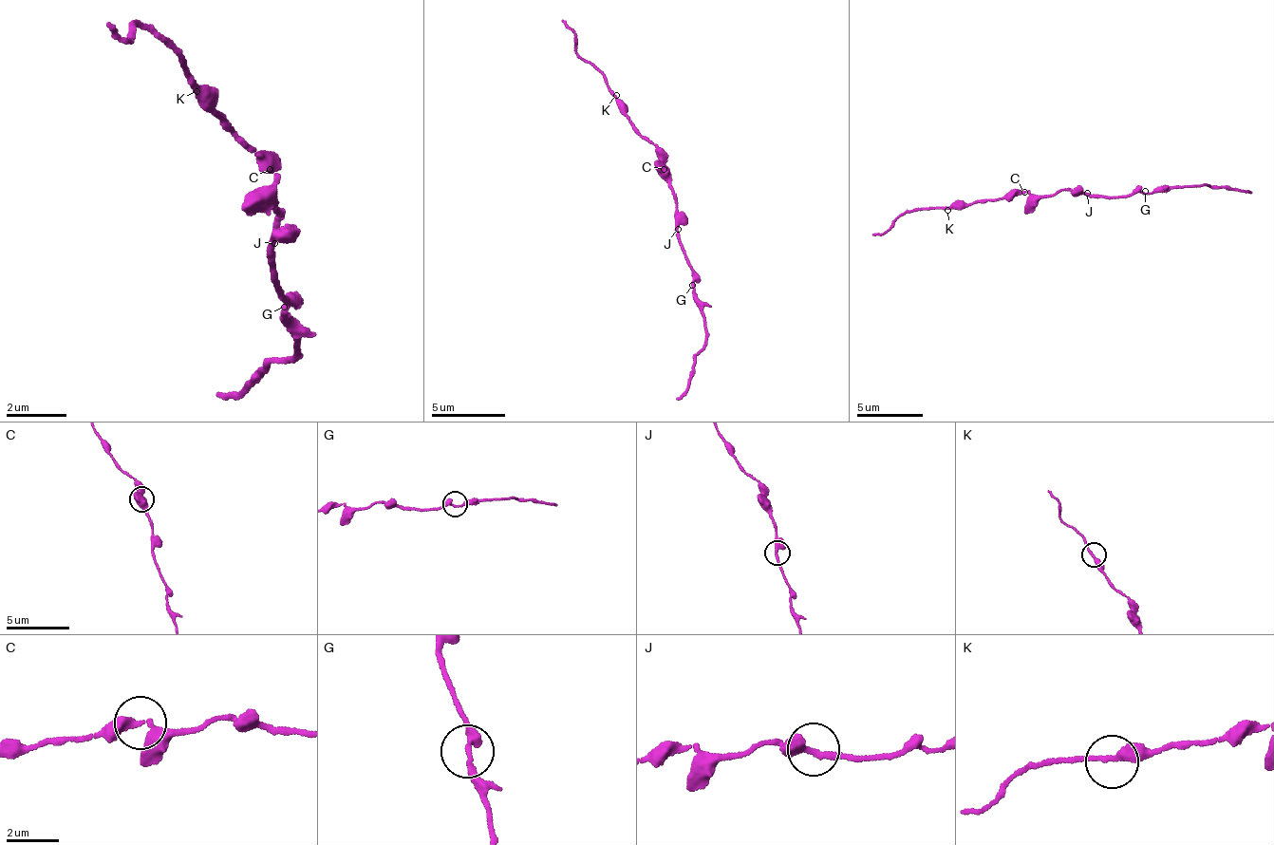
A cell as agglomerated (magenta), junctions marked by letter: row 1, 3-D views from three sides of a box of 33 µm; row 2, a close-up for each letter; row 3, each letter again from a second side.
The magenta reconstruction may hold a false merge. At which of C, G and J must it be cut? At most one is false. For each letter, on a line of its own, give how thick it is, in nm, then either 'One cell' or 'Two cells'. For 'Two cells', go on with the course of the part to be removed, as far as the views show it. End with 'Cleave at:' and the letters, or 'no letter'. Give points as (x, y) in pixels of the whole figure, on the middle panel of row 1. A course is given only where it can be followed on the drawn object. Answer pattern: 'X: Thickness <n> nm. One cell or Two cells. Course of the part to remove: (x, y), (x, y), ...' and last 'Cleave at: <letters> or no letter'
C: Thickness 320 nm. One cell
G: Thickness 280 nm. One cell
J: Thickness 280 nm. One cell
Cleave at: no letter

